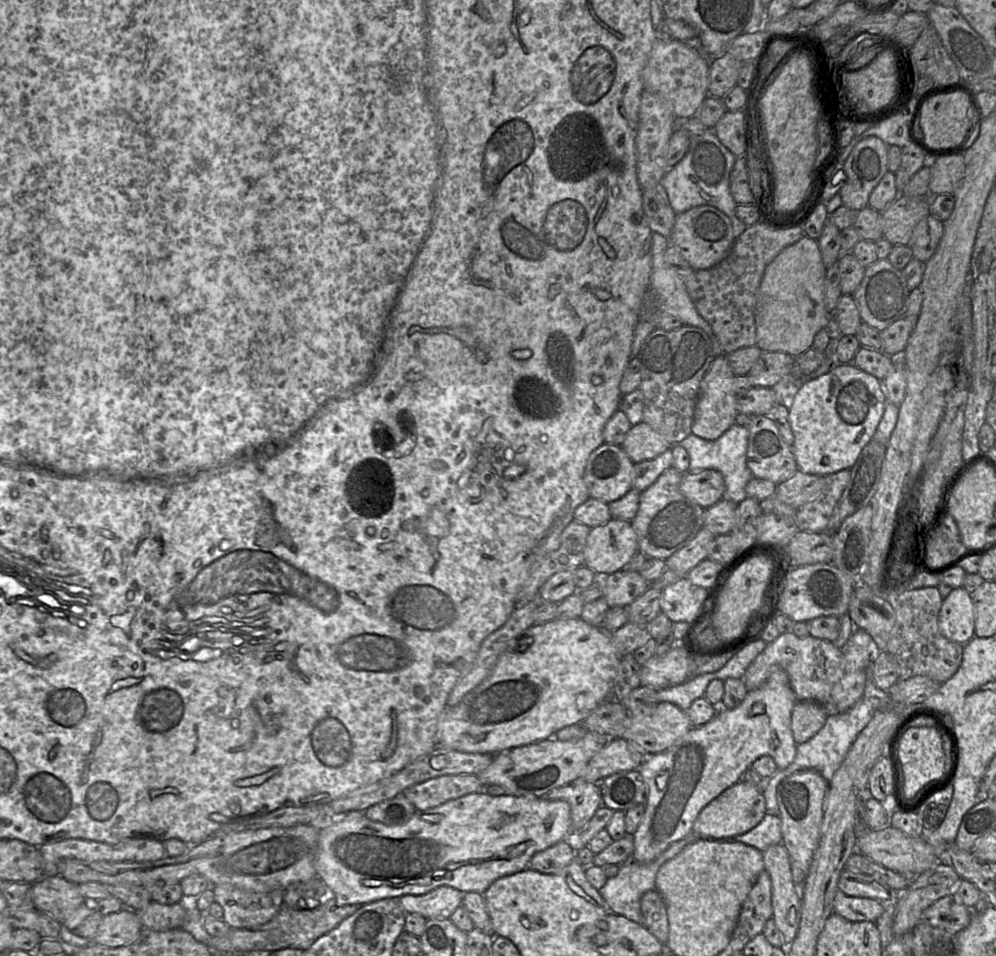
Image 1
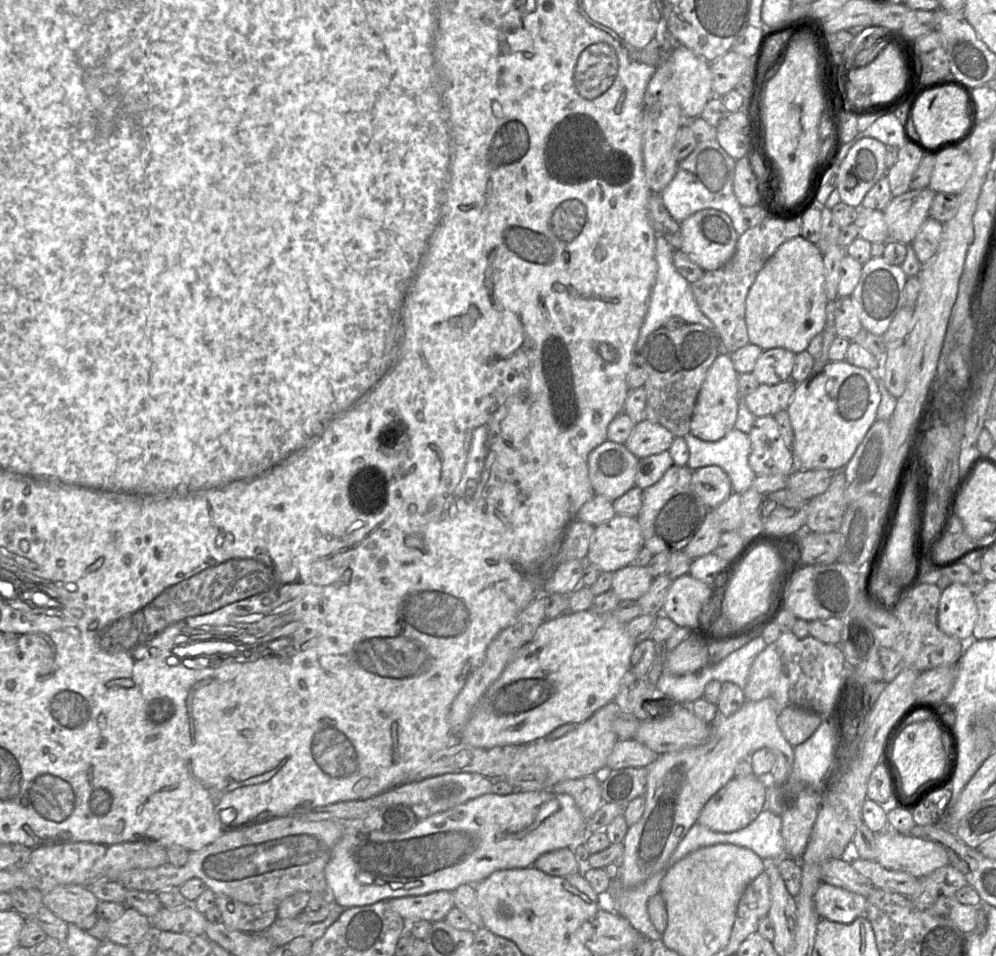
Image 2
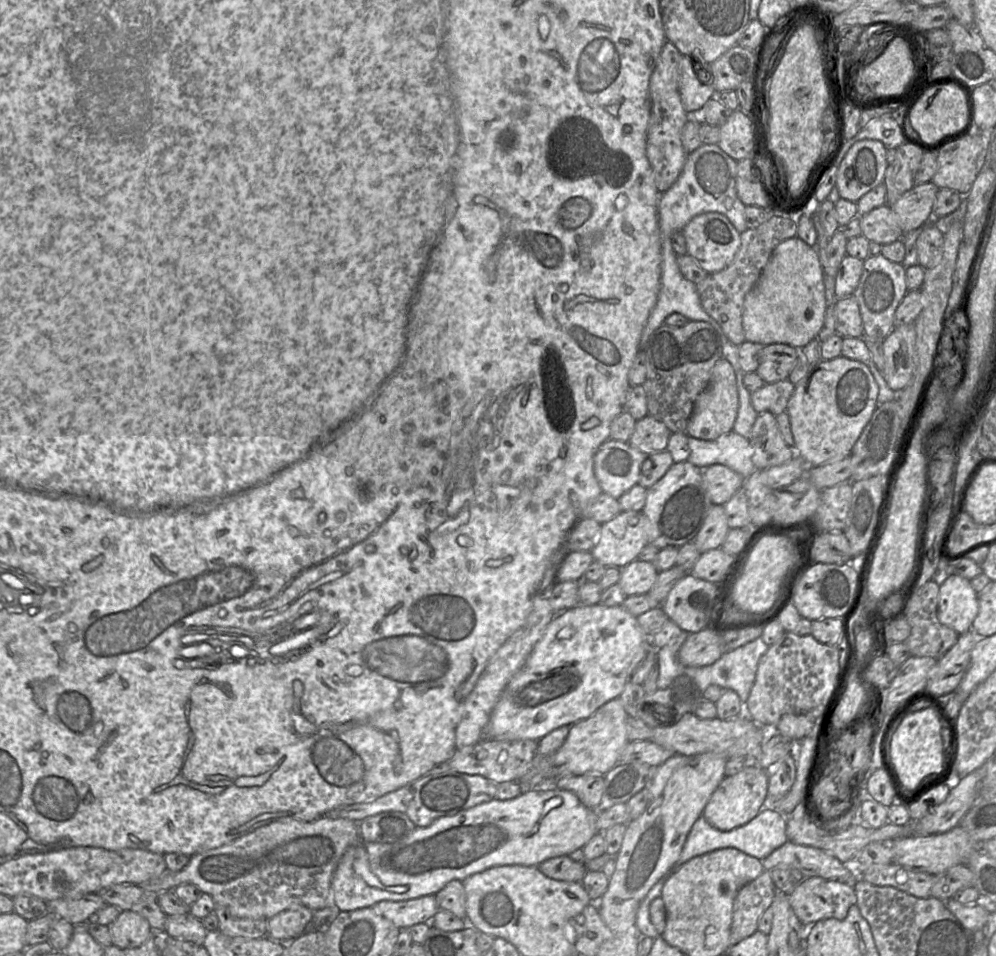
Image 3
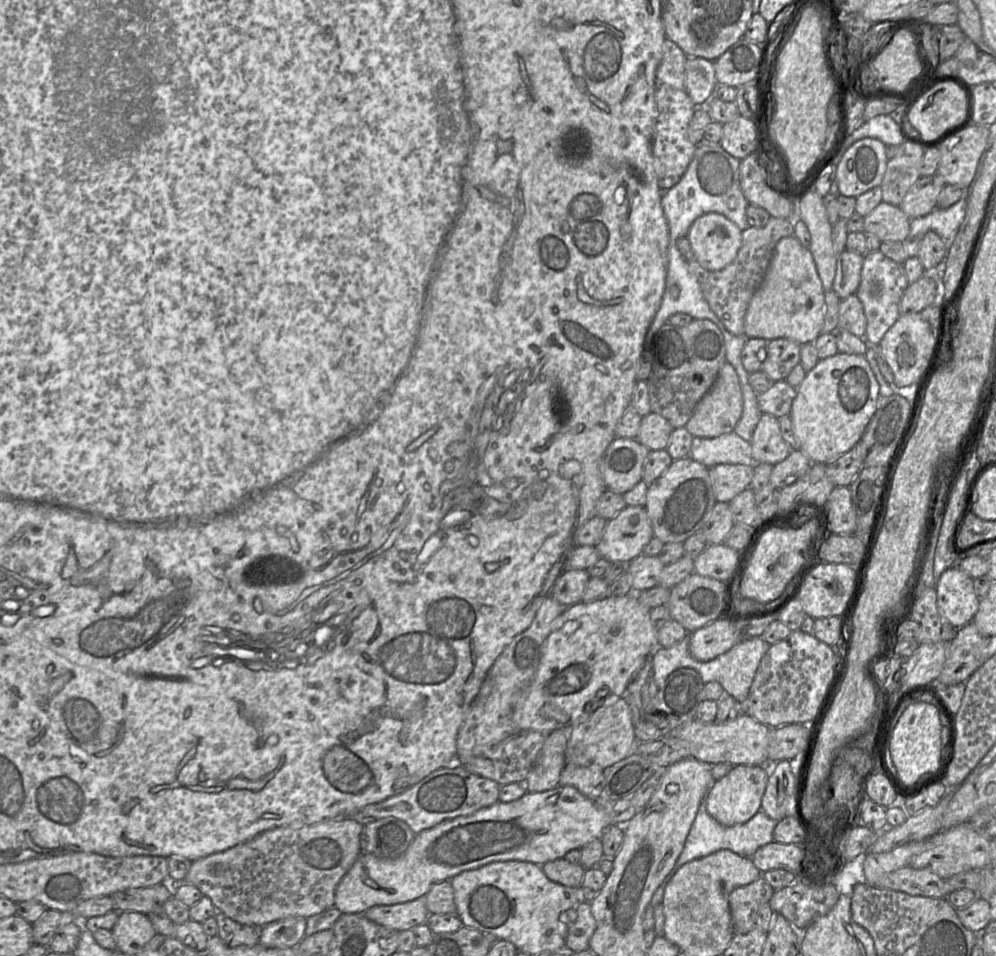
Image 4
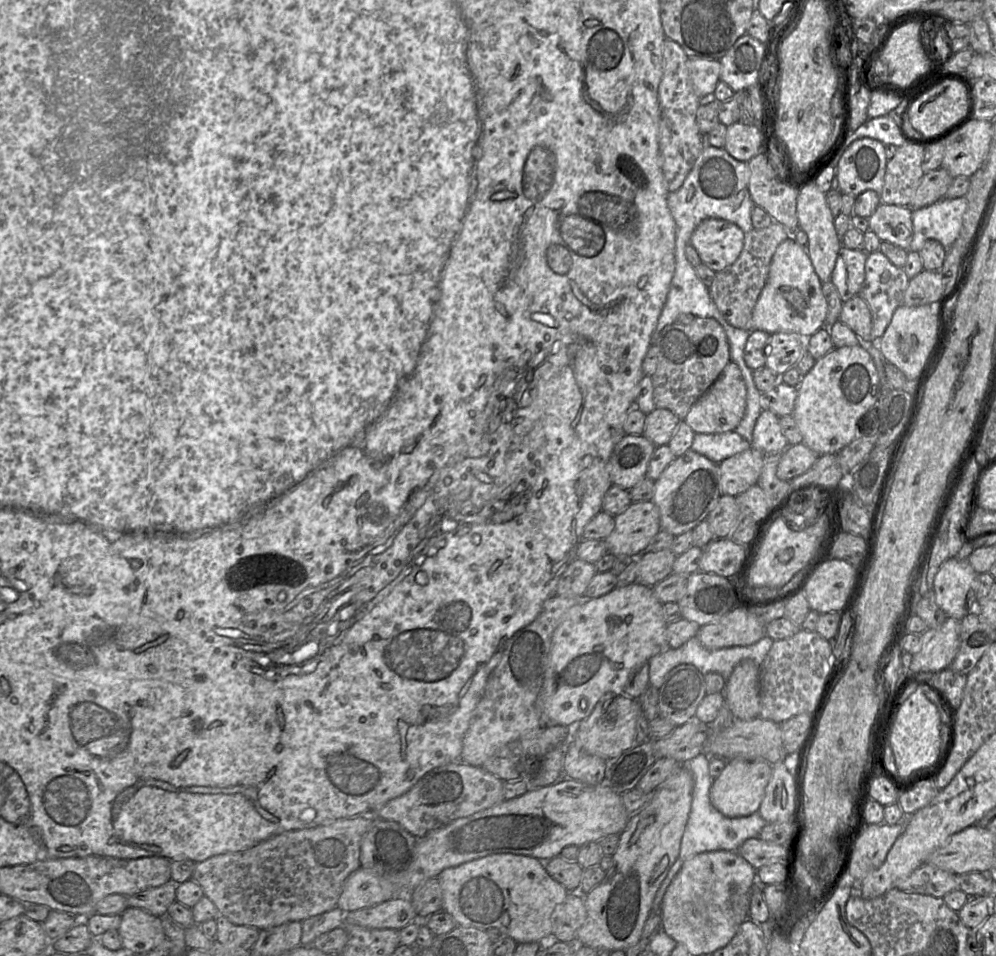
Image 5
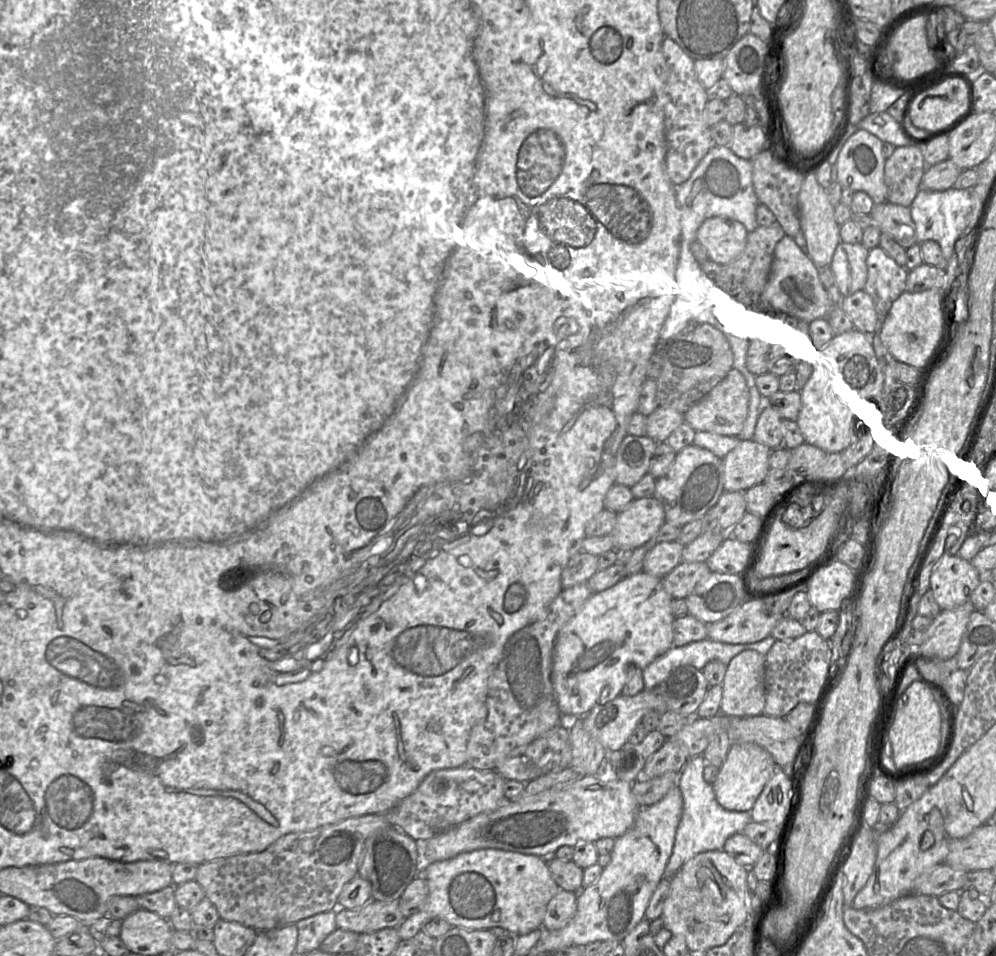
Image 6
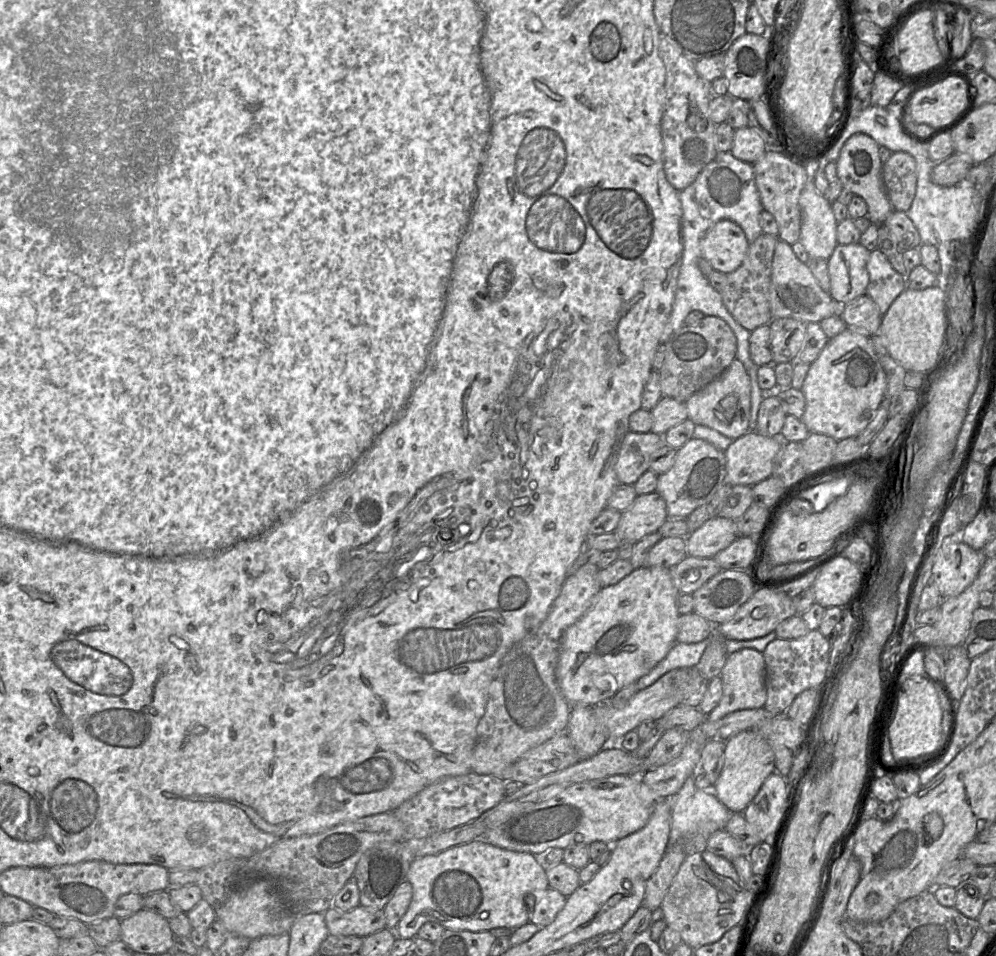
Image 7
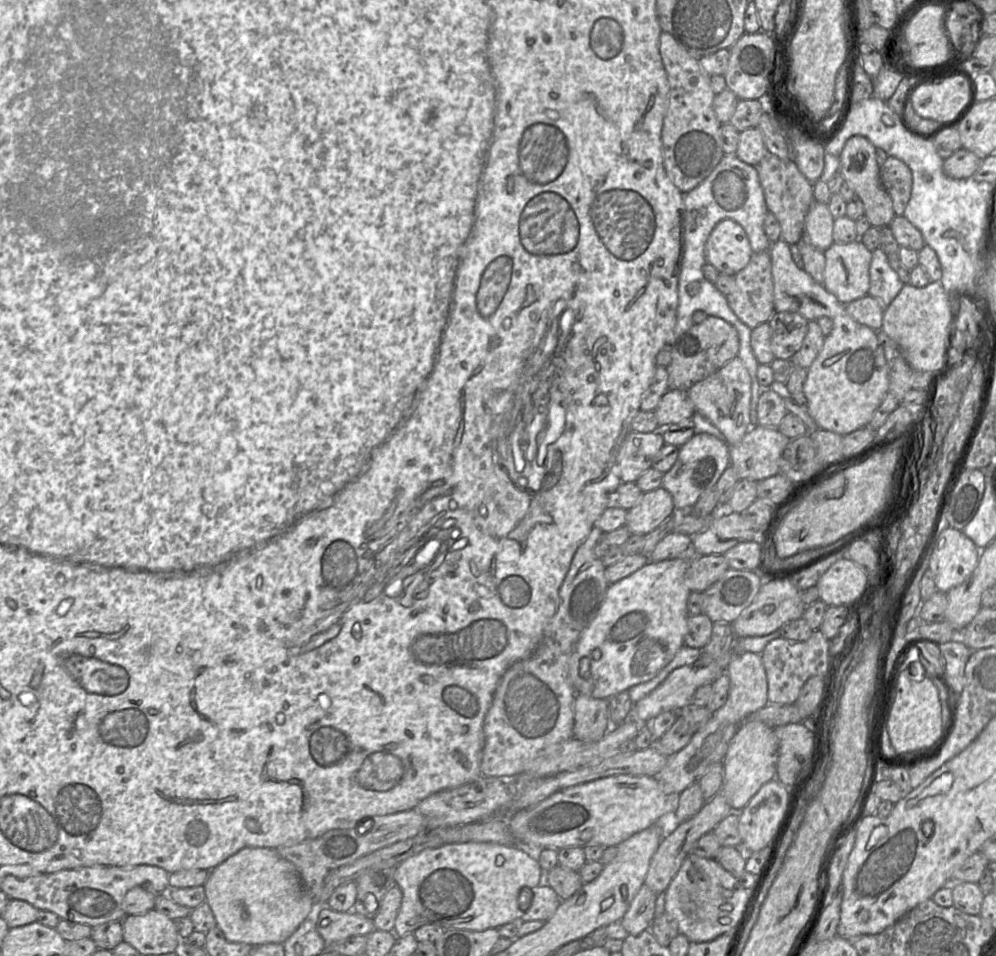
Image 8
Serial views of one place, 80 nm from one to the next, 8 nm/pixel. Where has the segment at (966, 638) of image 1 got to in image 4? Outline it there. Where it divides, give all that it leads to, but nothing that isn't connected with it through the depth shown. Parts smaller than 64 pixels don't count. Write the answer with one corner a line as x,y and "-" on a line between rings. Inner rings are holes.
952,566
937,580
937,608
955,629
973,621
979,607
973,578
958,566

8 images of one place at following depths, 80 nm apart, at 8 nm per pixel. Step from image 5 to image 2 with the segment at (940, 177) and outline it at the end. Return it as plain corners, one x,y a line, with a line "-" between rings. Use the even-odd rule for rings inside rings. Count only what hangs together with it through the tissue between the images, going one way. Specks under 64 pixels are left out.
929,187
909,190
892,197
883,210
889,240
911,244
922,224
929,217
929,209
935,192

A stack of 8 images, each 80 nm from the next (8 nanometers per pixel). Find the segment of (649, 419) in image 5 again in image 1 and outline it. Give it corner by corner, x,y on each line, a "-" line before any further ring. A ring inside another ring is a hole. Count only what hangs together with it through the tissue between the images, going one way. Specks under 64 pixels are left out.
643,421
636,425
632,425
620,446
634,463
655,458
672,447
661,434

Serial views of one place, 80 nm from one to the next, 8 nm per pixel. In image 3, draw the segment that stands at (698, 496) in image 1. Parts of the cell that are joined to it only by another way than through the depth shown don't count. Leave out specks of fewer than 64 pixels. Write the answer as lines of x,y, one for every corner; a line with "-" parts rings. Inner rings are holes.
714,464
702,470
706,494
713,505
724,505
741,488
746,478
721,464

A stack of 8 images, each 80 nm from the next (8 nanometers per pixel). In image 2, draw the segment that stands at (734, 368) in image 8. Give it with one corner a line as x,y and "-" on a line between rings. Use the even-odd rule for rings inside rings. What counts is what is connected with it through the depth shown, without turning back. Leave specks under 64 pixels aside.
730,354
718,355
701,386
694,407
690,434
702,441
717,442
735,427
739,406
739,373
734,369

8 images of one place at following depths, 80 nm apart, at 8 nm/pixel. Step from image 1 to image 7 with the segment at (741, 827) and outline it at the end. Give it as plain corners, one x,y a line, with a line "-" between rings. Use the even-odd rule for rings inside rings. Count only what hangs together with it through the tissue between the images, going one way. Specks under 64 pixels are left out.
755,730
742,731
725,741
724,764
717,781
712,786
717,799
732,813
742,813
754,799
764,781
775,771
774,751
768,741

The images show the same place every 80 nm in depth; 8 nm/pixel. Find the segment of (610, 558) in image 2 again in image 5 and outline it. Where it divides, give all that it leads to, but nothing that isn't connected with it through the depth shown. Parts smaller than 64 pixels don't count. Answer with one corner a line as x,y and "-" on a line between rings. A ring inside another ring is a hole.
651,500
632,502
614,521
614,529
604,539
607,551
614,556
640,556
660,531
659,511

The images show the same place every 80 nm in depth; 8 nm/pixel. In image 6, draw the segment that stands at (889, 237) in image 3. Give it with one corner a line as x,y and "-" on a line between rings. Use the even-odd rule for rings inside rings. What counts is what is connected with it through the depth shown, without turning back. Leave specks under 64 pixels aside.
886,201
874,205
870,216
881,232
888,233
904,249
917,243
917,229
911,217
910,207

